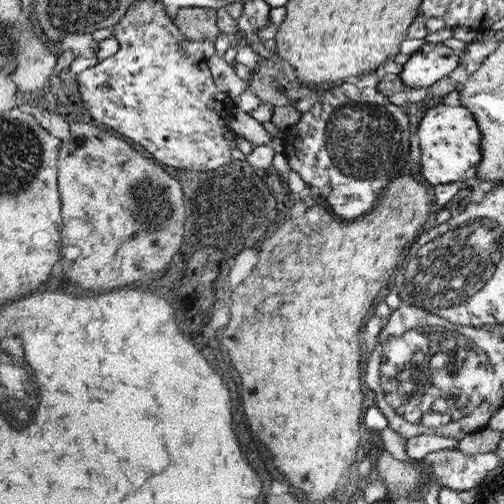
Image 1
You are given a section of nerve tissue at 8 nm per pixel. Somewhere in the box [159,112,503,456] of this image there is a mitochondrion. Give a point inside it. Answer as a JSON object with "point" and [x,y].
{"point":[430,375]}

